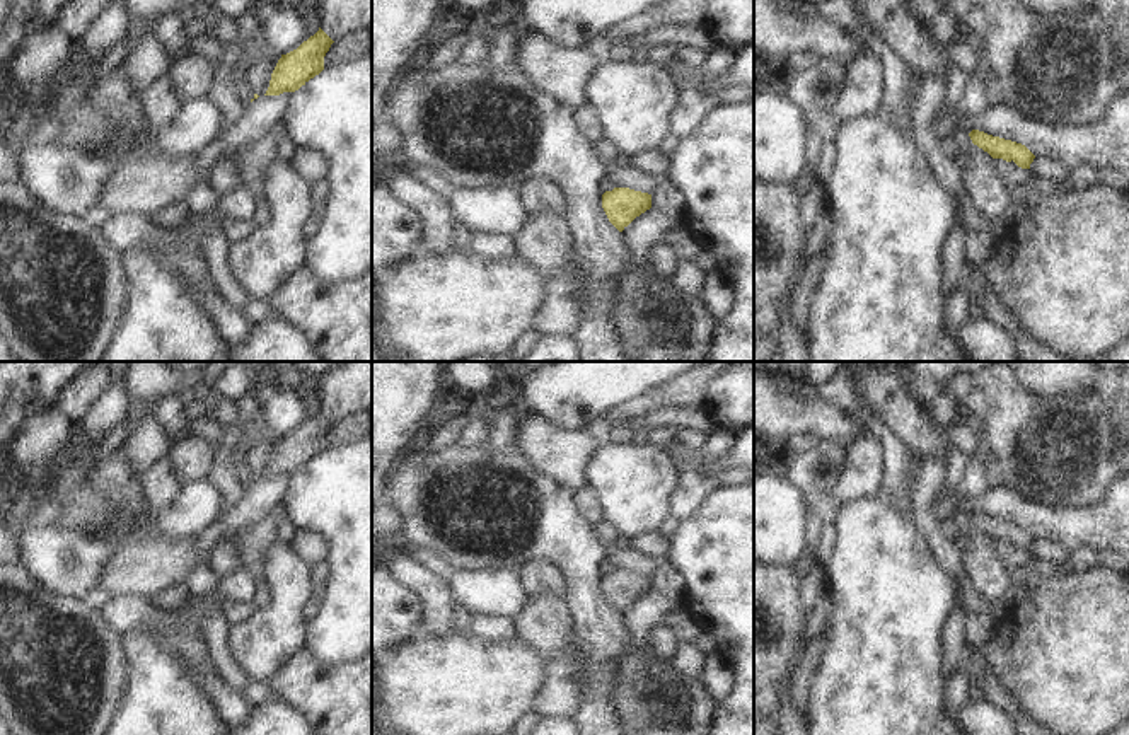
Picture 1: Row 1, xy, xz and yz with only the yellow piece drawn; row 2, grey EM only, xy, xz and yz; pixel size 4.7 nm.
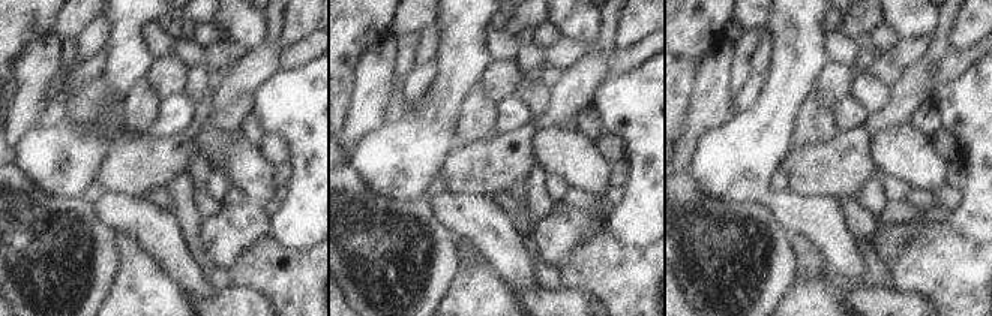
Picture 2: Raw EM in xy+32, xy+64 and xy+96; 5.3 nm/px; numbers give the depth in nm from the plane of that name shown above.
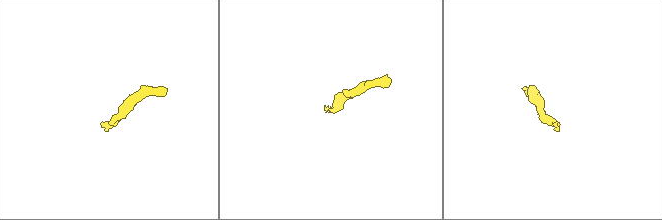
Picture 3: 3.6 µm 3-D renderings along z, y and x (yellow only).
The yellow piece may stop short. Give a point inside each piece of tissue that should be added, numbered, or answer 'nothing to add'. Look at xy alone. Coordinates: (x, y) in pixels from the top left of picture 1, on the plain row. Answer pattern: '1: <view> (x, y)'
nothing to add

